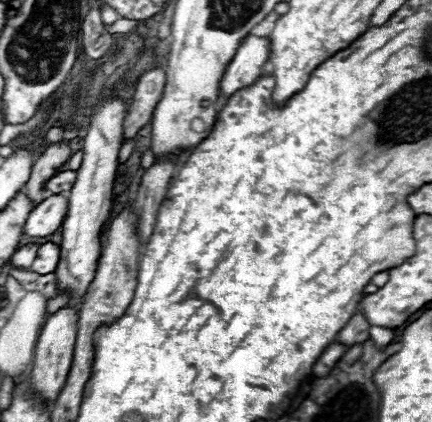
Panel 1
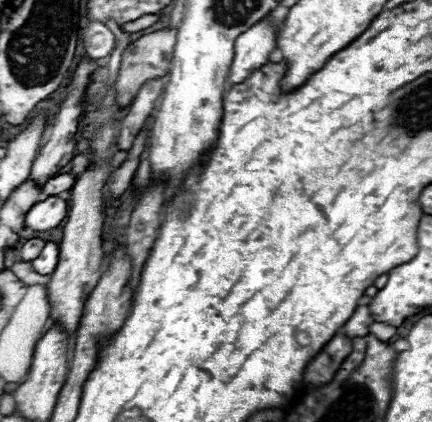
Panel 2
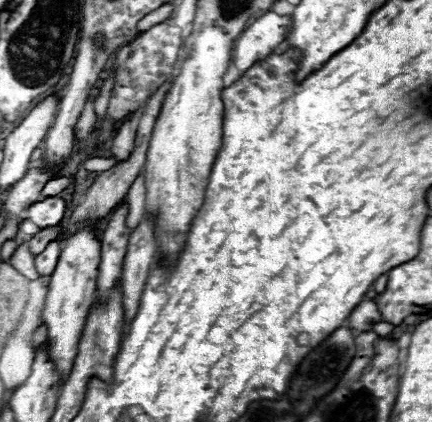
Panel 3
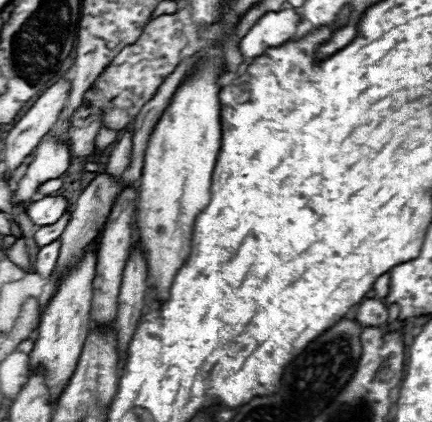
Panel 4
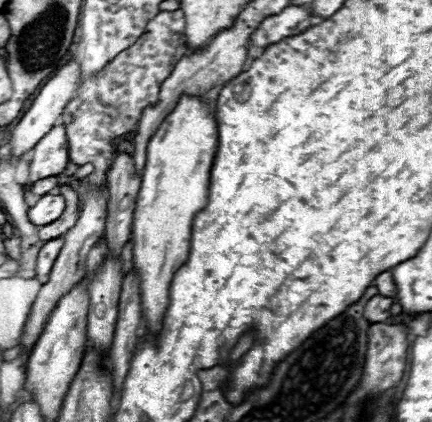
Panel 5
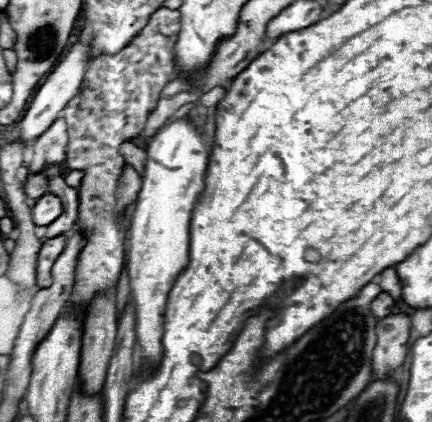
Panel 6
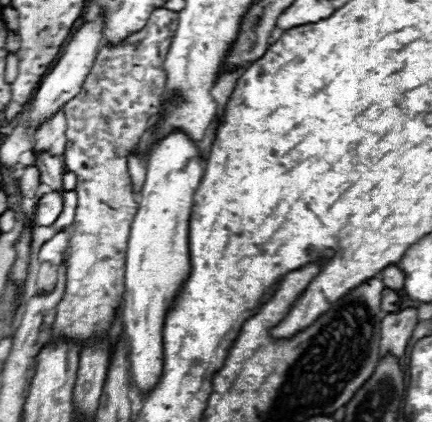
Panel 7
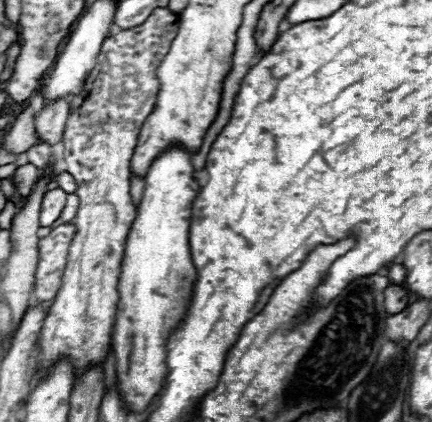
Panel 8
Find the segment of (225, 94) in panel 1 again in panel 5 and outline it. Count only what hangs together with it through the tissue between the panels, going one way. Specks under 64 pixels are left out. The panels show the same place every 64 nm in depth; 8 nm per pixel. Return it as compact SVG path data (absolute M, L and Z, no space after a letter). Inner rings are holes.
M286 6L280 14L272 14L262 20L262 24L252 32L250 46L266 48L270 44L278 44L288 36L296 36L314 24L310 10L304 6Z

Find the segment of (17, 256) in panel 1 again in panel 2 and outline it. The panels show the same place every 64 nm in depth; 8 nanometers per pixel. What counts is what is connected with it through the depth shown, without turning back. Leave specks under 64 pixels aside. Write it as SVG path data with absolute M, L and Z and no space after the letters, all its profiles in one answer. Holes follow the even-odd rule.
M32 238L32 240L28 240L22 248L18 248L18 258L24 260L24 262L32 262L32 260L40 254L40 250L42 250L44 244L46 244L46 242L40 240L40 238Z

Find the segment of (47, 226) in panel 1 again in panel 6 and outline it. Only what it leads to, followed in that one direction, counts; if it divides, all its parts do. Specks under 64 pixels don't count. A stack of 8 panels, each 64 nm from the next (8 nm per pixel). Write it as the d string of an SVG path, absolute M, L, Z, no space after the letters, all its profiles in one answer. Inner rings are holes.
M44 194L32 206L32 222L36 226L48 226L62 214L62 200L54 194Z

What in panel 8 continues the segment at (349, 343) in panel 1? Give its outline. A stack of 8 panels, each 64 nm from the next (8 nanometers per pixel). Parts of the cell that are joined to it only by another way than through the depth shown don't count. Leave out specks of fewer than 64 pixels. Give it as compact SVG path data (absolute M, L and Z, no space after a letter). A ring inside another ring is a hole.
M390 284L390 286L384 290L384 308L386 308L388 314L402 312L402 310L406 308L406 302L408 302L408 292L406 292L402 286Z

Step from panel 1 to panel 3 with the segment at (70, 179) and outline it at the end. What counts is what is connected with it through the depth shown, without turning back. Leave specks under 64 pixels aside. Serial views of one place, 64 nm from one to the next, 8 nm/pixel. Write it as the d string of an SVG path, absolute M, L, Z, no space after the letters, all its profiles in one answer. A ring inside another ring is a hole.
M62 176L62 178L52 178L52 180L48 180L46 182L46 186L42 188L42 196L46 198L46 196L56 196L56 194L60 194L64 188L68 188L70 186L70 180L66 178L66 176Z

